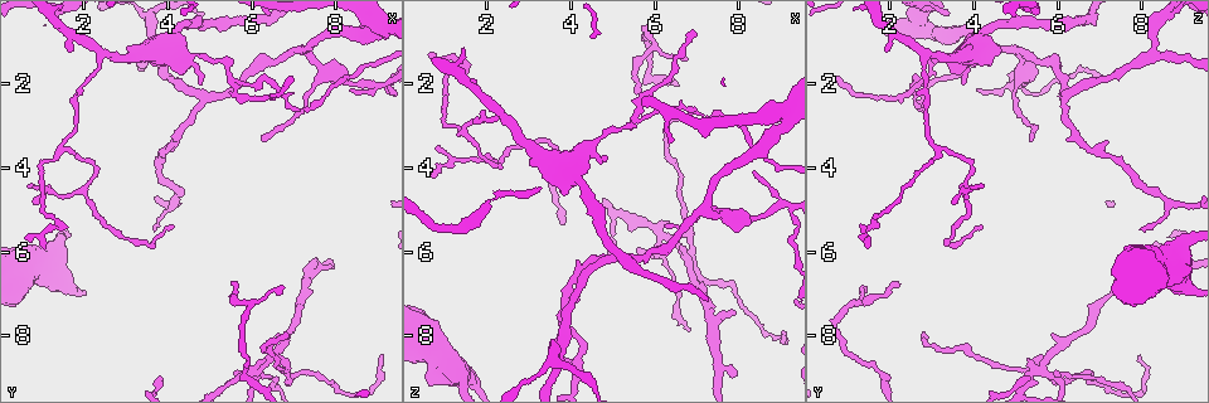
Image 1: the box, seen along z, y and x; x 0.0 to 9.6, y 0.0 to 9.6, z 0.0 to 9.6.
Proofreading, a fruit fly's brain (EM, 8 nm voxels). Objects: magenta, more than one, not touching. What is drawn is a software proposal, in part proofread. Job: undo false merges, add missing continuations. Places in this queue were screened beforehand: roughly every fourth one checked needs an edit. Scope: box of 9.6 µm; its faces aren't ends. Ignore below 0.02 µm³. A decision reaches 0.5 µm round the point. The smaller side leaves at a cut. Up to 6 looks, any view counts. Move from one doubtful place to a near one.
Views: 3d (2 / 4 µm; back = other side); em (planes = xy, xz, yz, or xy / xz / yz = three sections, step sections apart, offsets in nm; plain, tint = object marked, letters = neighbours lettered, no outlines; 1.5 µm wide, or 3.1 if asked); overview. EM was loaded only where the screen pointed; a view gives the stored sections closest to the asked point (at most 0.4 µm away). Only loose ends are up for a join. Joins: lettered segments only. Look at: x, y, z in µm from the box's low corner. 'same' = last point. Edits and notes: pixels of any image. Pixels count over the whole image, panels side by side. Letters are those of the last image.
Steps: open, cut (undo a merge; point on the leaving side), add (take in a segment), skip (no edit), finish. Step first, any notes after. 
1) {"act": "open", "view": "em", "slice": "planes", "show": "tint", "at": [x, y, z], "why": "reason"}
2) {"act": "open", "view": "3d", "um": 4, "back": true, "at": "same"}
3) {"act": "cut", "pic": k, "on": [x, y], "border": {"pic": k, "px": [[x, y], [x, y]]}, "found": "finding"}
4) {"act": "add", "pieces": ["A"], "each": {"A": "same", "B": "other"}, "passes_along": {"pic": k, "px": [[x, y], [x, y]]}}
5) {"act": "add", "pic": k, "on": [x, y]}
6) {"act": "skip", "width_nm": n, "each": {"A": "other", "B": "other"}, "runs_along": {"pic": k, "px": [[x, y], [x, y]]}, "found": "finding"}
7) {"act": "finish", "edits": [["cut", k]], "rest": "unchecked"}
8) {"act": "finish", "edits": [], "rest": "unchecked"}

{"act": "open", "view": "em", "slice": "planes", "show": "tint", "at": [4.10, 5.40, 4.15], "why": "end of a long branch"}

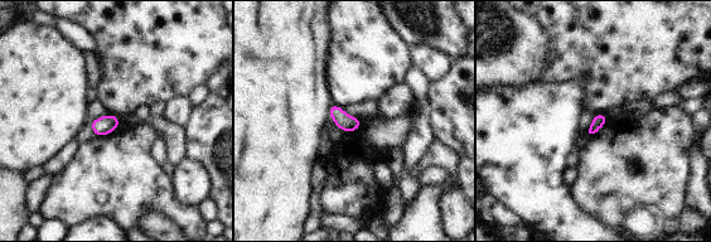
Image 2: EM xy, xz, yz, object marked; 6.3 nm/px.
{"act": "open", "view": "em", "slice": "planes", "show": "letters", "at": "same", "why": "see the neighbours"}

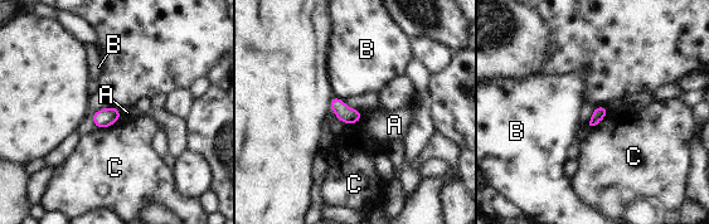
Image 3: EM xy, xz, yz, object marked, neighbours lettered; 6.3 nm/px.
{"act": "skip", "width_nm": 90, "each": {"A": "other", "B": "other", "C": "other"}, "border": {"pic": 3, "px": [[121, 116], [112, 123], [97, 130]]}, "found": "no lettered segment goes on from it"}

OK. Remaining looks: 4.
{"act": "open", "view": "3d", "um": 4, "at": [5.85, 9.00, 1.85], "why": "abrupt turn"}

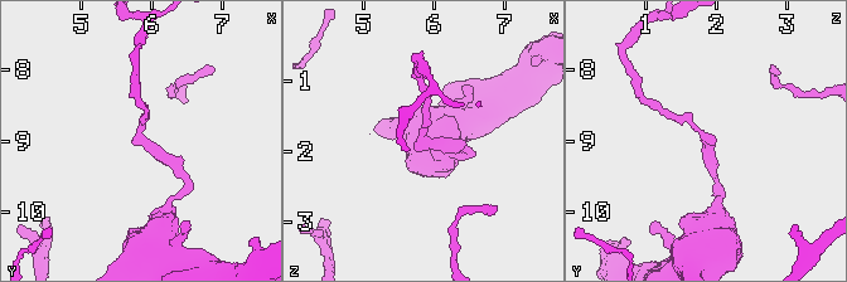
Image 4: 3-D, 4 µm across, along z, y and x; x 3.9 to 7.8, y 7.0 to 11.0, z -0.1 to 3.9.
{"act": "open", "view": "em", "um": 3.1, "slice": "planes", "show": "letters", "at": [5.80, 8.90, 1.85], "why": "now the EM"}

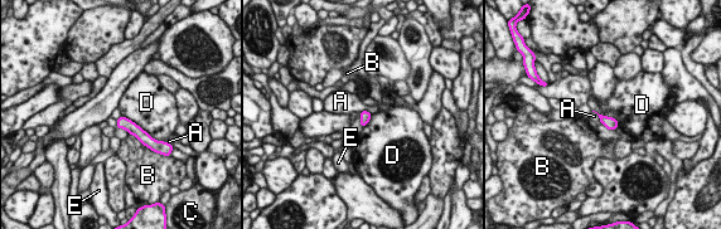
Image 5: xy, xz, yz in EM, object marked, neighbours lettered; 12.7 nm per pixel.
{"act": "skip", "longest_contact_nm": ["D", 600], "each": {"A": "other", "B": "other", "C": "other", "D": "other", "E": "other"}, "runs_along": {"pic": 5, "px": [[121, 120], [148, 141]]}, "found": "all the same neuron"}

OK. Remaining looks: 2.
{"act": "open", "view": "em", "slice": "planes", "show": "letters", "at": [3.75, 1.25, 8.35], "why": "branch point"}

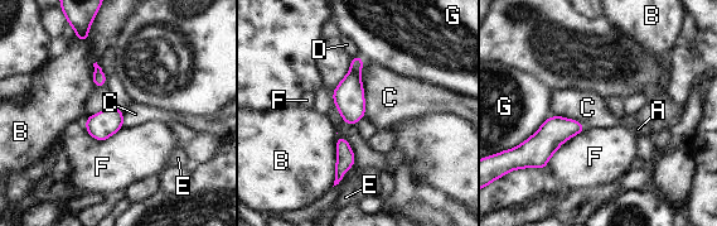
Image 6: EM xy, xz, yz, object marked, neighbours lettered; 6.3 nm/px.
{"act": "skip", "each": {"A": "other", "B": "other", "C": "other", "D": "other", "E": "other", "F": "other", "G": "other"}, "border": {"pic": 6, "px": [[337, 133], [335, 179], [332, 186]]}, "found": "one neuron here"}

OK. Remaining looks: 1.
{"act": "finish", "edits": [], "rest": "unchecked"}

